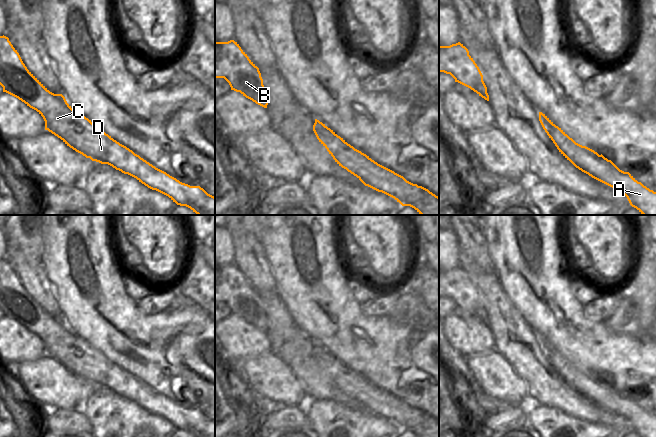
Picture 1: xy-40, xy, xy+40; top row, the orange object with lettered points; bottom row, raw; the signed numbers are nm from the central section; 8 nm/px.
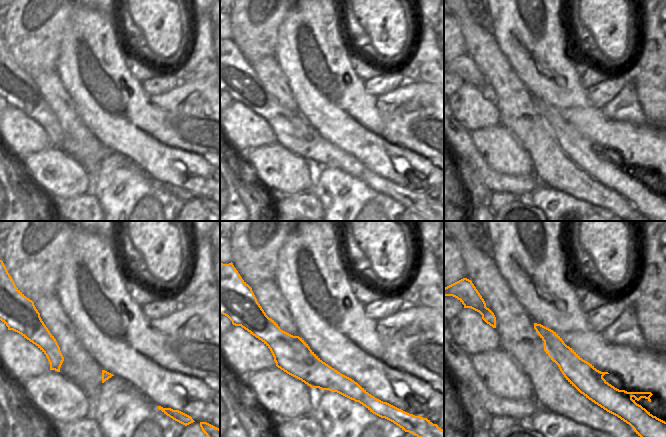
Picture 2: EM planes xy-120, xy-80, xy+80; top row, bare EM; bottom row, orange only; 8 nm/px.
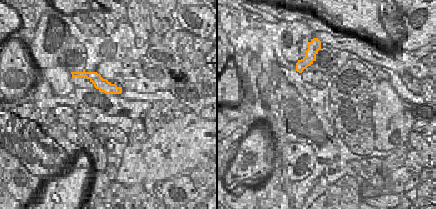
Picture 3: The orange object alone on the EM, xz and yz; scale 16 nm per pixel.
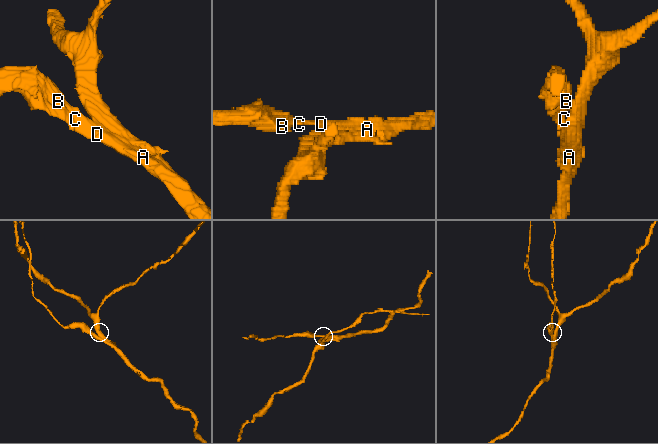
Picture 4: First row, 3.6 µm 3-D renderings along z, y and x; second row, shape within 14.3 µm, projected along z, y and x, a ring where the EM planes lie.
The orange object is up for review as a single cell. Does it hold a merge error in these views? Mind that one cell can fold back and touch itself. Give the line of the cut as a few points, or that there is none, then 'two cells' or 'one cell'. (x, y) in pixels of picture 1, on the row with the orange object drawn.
xy-40 (136, 154), (128, 156), (125, 159), (128, 166), (119, 170) | two cells

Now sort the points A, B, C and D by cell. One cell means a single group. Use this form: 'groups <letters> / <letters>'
groups A / B C D

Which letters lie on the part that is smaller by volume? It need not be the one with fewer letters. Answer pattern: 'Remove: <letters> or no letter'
Remove: B, C, D

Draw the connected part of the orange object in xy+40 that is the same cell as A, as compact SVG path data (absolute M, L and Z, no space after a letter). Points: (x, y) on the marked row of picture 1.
M575 142L576 168L592 178L622 192L630 205L642 215L656 215L656 192L638 182L629 172L620 170L611 160Z

